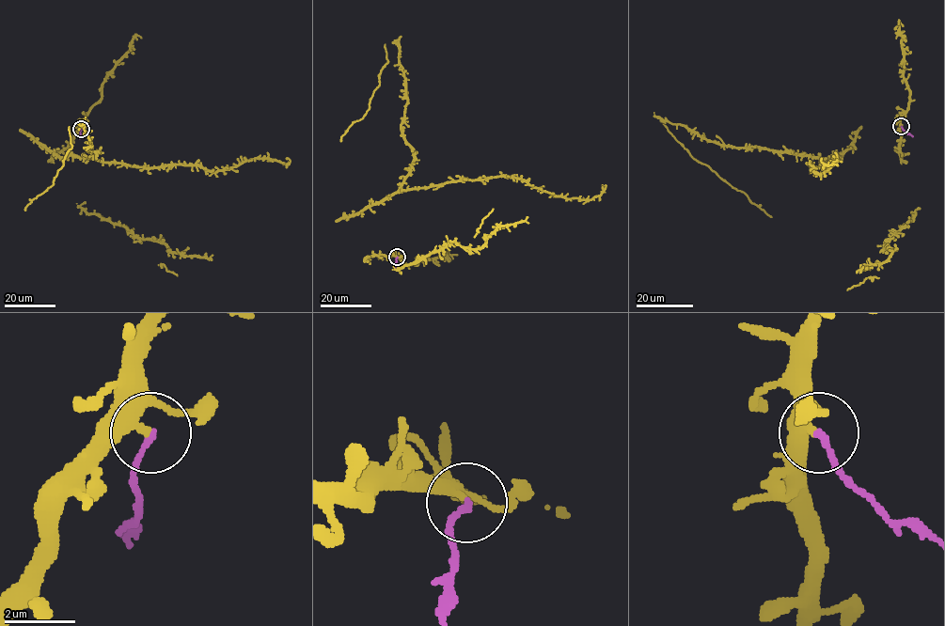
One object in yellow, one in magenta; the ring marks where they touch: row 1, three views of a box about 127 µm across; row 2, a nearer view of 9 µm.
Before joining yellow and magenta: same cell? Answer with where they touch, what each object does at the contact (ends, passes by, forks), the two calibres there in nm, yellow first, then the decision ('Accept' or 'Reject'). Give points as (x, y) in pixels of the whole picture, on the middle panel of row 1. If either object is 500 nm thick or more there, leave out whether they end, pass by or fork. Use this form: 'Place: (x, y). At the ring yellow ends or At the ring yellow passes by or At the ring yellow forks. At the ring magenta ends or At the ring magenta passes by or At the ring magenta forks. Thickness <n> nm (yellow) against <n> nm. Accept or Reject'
Place: (397, 257). At the ring yellow passes by. At the ring magenta ends. Thickness 320 nm (yellow) against 180 nm. Reject

